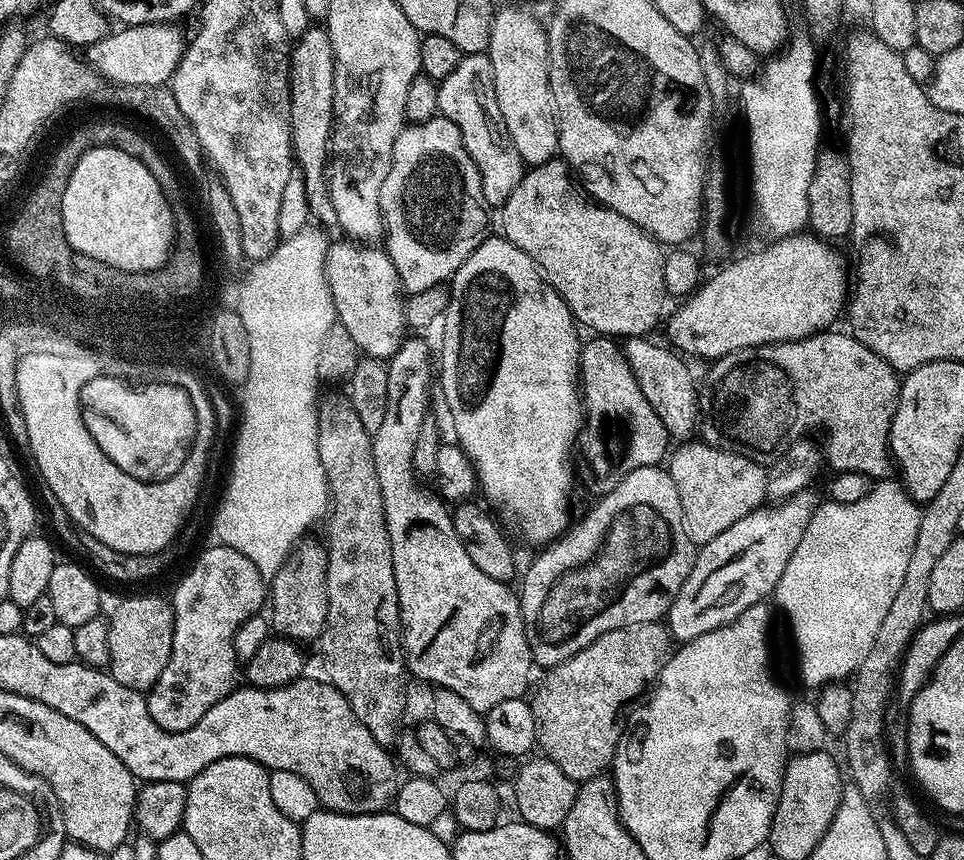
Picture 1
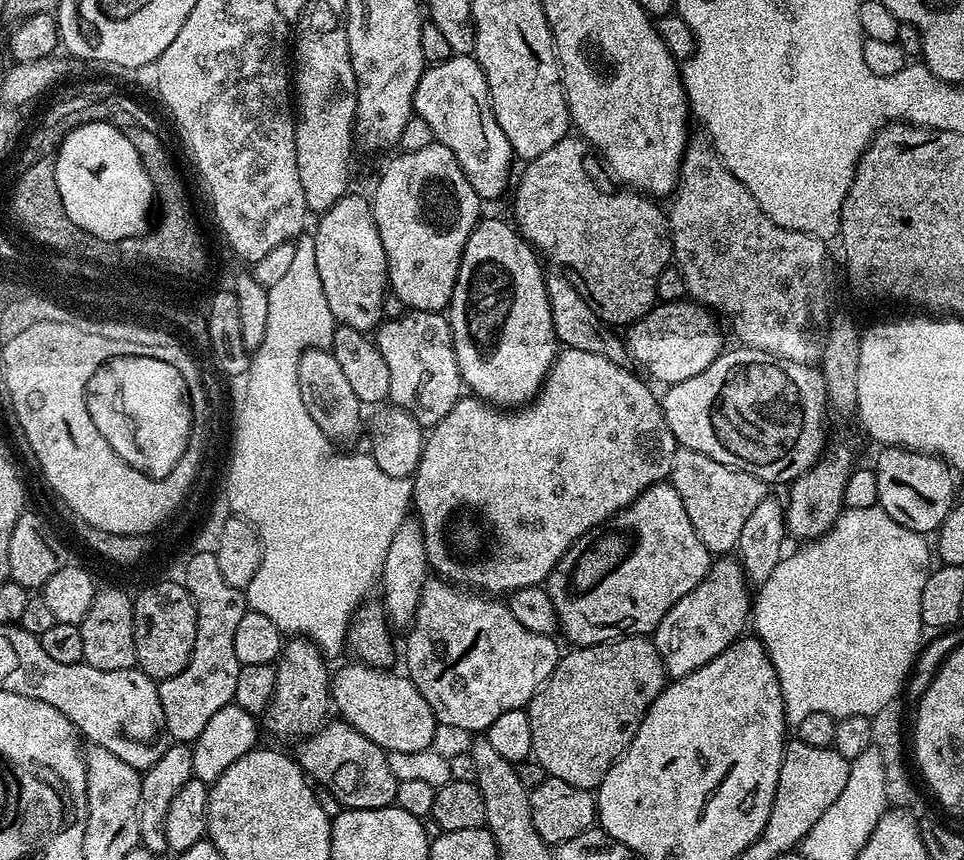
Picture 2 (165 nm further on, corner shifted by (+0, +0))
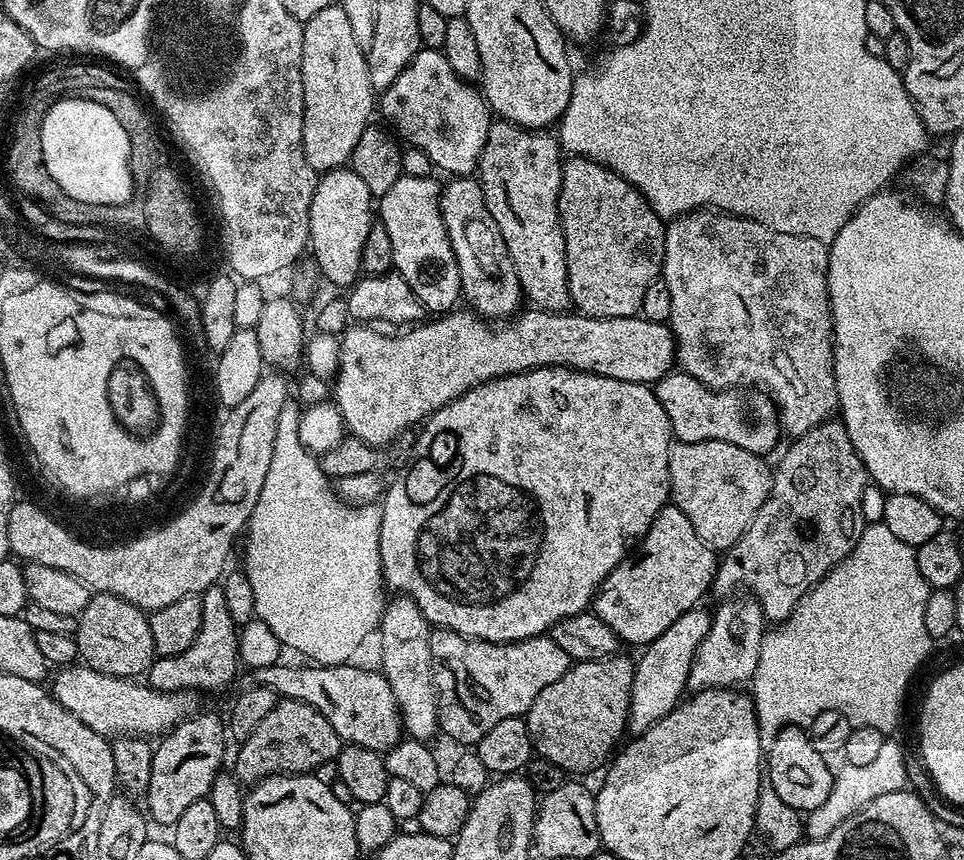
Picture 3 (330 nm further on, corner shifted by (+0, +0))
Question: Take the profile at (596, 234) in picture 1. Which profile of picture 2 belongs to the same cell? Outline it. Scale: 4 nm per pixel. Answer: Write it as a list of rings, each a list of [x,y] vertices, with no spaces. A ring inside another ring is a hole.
[[[569,134],[562,138],[562,142],[558,142],[555,146],[550,146],[550,150],[546,150],[546,154],[538,154],[538,158],[527,161],[523,165],[524,173],[520,176],[520,181],[515,181],[514,192],[516,188],[516,198],[512,202],[512,216],[515,227],[521,236],[532,245],[533,249],[545,261],[549,260],[553,264],[555,271],[559,275],[565,276],[574,286],[574,290],[578,290],[578,294],[582,294],[582,298],[586,298],[586,302],[590,306],[590,310],[594,310],[594,314],[598,319],[608,326],[617,326],[616,324],[624,324],[630,326],[635,320],[642,319],[649,310],[657,303],[656,287],[658,286],[658,274],[662,274],[662,270],[669,267],[670,261],[673,259],[672,254],[672,230],[668,226],[668,218],[665,209],[659,208],[655,199],[649,198],[635,190],[620,190],[624,192],[603,192],[594,181],[588,177],[588,152],[590,153],[590,145],[587,140],[576,134]]]

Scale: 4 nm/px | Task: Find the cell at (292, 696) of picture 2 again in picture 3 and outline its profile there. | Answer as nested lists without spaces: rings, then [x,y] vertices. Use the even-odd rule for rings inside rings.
[[[277,699],[274,710],[254,726],[249,736],[243,737],[240,753],[236,756],[234,775],[241,785],[251,786],[268,776],[299,776],[312,774],[323,764],[331,765],[340,755],[340,735],[310,706],[301,700]]]

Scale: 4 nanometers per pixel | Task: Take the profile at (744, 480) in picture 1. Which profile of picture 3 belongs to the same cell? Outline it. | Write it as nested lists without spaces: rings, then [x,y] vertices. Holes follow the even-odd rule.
[[[721,440],[673,443],[668,456],[671,503],[694,526],[694,534],[713,550],[727,550],[742,538],[772,489],[773,469],[763,455]]]

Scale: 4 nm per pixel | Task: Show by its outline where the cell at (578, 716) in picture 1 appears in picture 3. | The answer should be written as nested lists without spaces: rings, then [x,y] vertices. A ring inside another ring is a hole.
[[[617,654],[601,660],[573,663],[566,674],[558,678],[558,682],[550,682],[550,686],[546,686],[546,690],[542,690],[538,698],[534,698],[526,714],[535,755],[554,762],[554,766],[558,766],[566,774],[592,772],[600,763],[603,765],[617,751],[621,743],[620,735],[625,735],[635,669],[636,665],[631,659],[628,661],[624,654]]]

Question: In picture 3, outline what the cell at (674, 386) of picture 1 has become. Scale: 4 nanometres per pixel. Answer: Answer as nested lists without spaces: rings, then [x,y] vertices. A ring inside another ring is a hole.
[[[493,119],[478,165],[480,189],[486,198],[486,210],[490,210],[490,218],[494,218],[502,234],[502,242],[506,242],[510,262],[514,262],[523,299],[531,307],[541,308],[543,312],[568,312],[573,307],[572,295],[568,289],[568,263],[564,253],[566,242],[560,221],[563,173],[560,141],[551,131],[519,128],[508,120]]]

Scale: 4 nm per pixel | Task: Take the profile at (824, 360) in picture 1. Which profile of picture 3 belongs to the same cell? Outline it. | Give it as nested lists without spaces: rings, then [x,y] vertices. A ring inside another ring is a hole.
[[[673,370],[657,380],[654,391],[658,402],[662,402],[662,410],[666,410],[670,418],[672,435],[679,442],[721,440],[734,446],[742,446],[742,450],[768,454],[776,444],[776,435],[782,432],[771,401],[752,404],[731,388],[708,388],[698,382],[698,378],[683,370]]]

